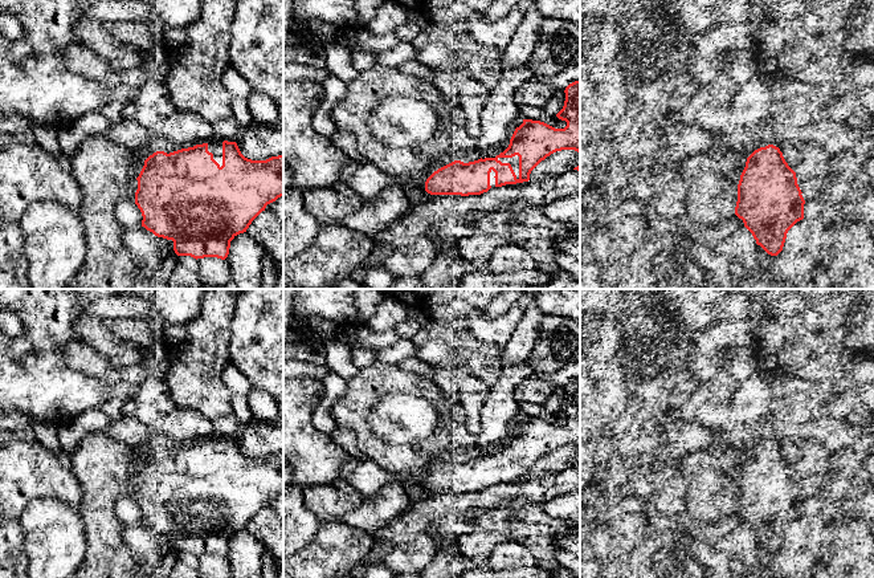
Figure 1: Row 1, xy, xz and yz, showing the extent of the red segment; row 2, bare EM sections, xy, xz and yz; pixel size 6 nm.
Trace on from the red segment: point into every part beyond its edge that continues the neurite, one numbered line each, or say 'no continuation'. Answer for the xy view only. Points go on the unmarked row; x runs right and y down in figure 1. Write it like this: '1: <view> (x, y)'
1: xy (215, 444)

